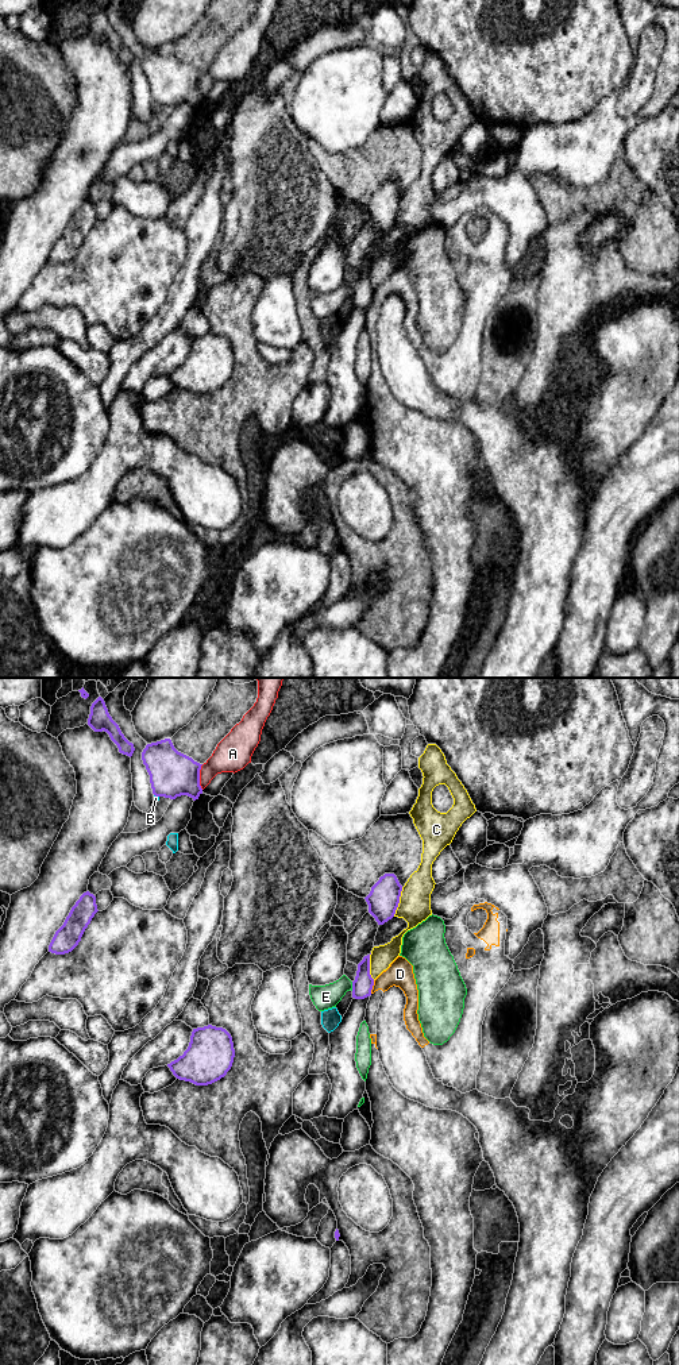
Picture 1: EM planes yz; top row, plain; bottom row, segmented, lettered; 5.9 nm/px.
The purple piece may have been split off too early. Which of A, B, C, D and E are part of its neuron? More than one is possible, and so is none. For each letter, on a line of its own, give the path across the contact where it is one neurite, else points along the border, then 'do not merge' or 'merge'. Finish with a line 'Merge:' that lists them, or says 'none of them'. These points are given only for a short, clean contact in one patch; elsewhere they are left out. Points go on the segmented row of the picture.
A: do not merge
B: do not merge
C: do not merge
D: border along yz (374, 980), (370, 993); do not merge
E: do not merge
Merge: none of them

